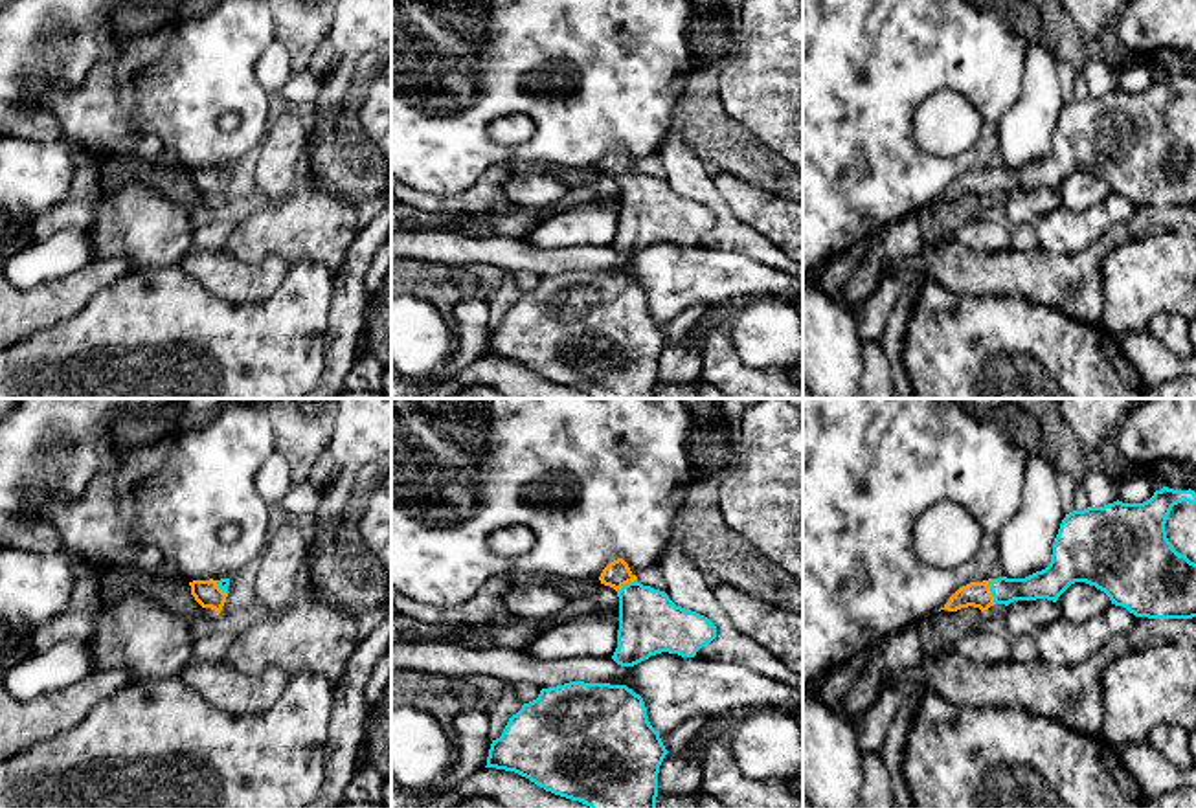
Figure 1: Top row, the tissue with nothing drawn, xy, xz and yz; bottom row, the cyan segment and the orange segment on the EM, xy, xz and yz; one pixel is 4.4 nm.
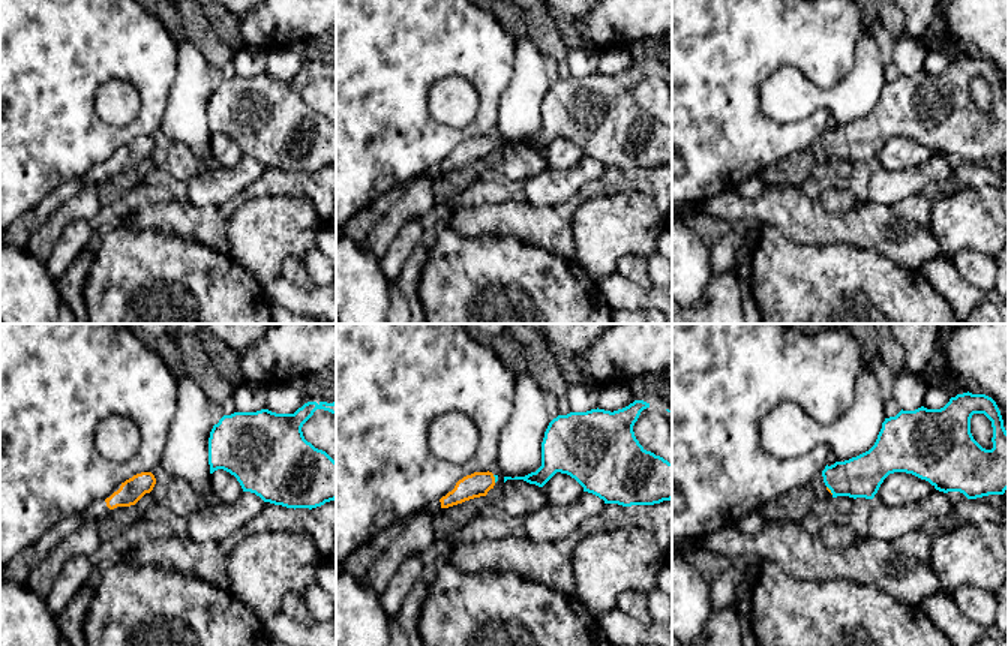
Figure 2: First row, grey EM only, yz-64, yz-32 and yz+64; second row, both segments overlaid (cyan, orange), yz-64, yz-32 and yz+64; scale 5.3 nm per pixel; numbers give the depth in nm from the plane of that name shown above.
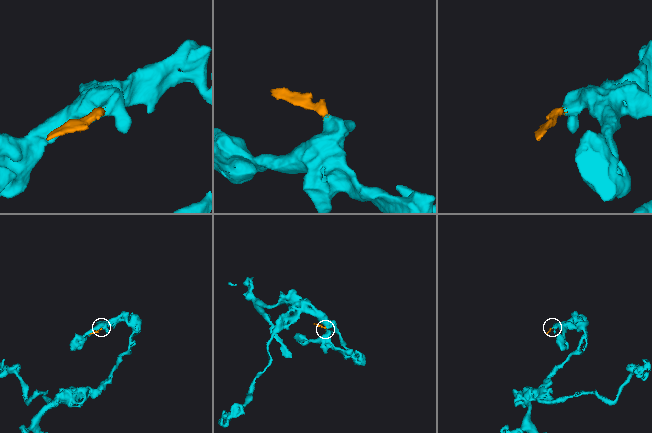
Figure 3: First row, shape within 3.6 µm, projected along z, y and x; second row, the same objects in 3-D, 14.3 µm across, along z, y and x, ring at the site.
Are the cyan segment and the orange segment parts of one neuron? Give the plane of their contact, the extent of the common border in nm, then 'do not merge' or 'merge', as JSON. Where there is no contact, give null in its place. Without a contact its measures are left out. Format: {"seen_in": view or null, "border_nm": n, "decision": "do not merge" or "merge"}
{"seen_in": "yz", "border_nm": 110, "decision": "merge"}

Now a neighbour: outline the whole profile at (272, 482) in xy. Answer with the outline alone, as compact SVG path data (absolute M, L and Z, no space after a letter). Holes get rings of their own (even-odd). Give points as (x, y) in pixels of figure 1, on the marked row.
M277 452L261 466L255 476L259 494L276 505L292 488L290 466Z

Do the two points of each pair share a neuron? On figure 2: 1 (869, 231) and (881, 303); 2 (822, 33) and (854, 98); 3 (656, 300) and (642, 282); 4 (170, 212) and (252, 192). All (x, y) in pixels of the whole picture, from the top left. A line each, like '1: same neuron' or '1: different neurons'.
1: different neurons
2: different neurons
3: different neurons
4: same neuron

